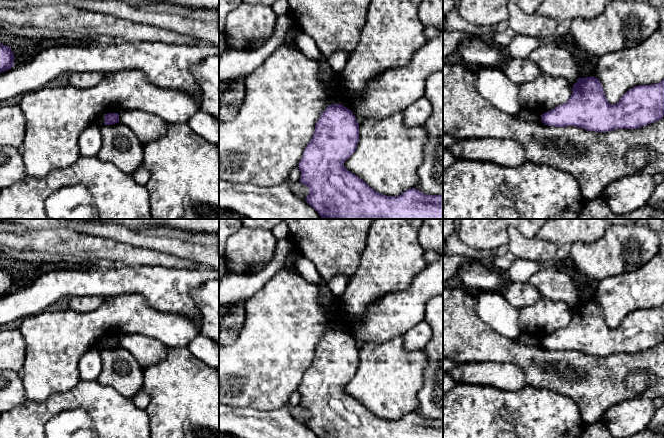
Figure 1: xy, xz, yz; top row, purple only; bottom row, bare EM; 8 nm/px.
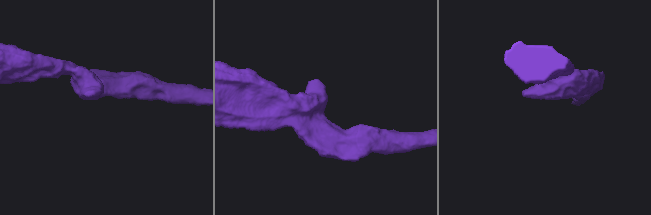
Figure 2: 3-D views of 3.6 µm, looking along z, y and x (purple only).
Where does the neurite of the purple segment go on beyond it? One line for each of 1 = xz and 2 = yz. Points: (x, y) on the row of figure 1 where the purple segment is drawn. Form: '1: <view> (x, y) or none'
1: none
2: none

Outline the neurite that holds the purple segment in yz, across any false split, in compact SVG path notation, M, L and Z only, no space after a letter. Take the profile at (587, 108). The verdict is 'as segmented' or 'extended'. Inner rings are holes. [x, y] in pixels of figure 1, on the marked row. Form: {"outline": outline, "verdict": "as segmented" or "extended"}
{"outline": "M594 76L579 78L569 100L541 115L548 126L575 126L588 131L636 129L664 117L664 80L628 90L617 104L610 104L601 82Z", "verdict": "as segmented"}

